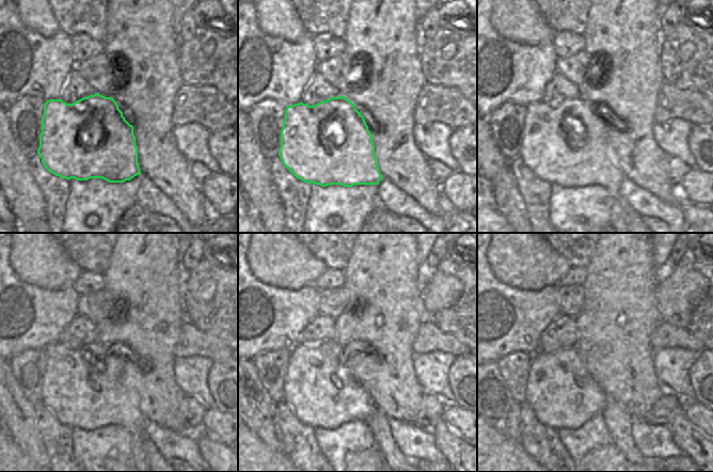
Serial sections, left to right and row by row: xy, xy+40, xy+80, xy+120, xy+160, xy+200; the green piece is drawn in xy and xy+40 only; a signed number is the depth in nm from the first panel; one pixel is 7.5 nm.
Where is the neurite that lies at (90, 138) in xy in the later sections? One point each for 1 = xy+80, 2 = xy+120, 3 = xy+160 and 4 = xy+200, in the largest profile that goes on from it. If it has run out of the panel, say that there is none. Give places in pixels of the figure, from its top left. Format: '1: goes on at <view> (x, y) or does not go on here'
1: goes on at xy+80 (567, 144)
2: goes on at xy+120 (81, 387)
3: goes on at xy+160 (322, 392)
4: goes on at xy+200 (560, 391)

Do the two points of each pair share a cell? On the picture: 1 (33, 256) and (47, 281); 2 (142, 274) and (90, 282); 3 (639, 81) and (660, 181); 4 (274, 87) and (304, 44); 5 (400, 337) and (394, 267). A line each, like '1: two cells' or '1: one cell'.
1: one cell
2: two cells
3: one cell
4: one cell
5: one cell

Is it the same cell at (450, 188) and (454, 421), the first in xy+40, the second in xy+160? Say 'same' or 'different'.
same

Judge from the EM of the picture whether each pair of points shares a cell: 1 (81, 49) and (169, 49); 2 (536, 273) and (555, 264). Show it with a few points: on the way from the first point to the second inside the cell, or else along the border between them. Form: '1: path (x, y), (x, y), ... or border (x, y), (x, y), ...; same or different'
1: border (103, 42), (104, 51); different
2: path (540, 269), (543, 266), (551, 266); same

